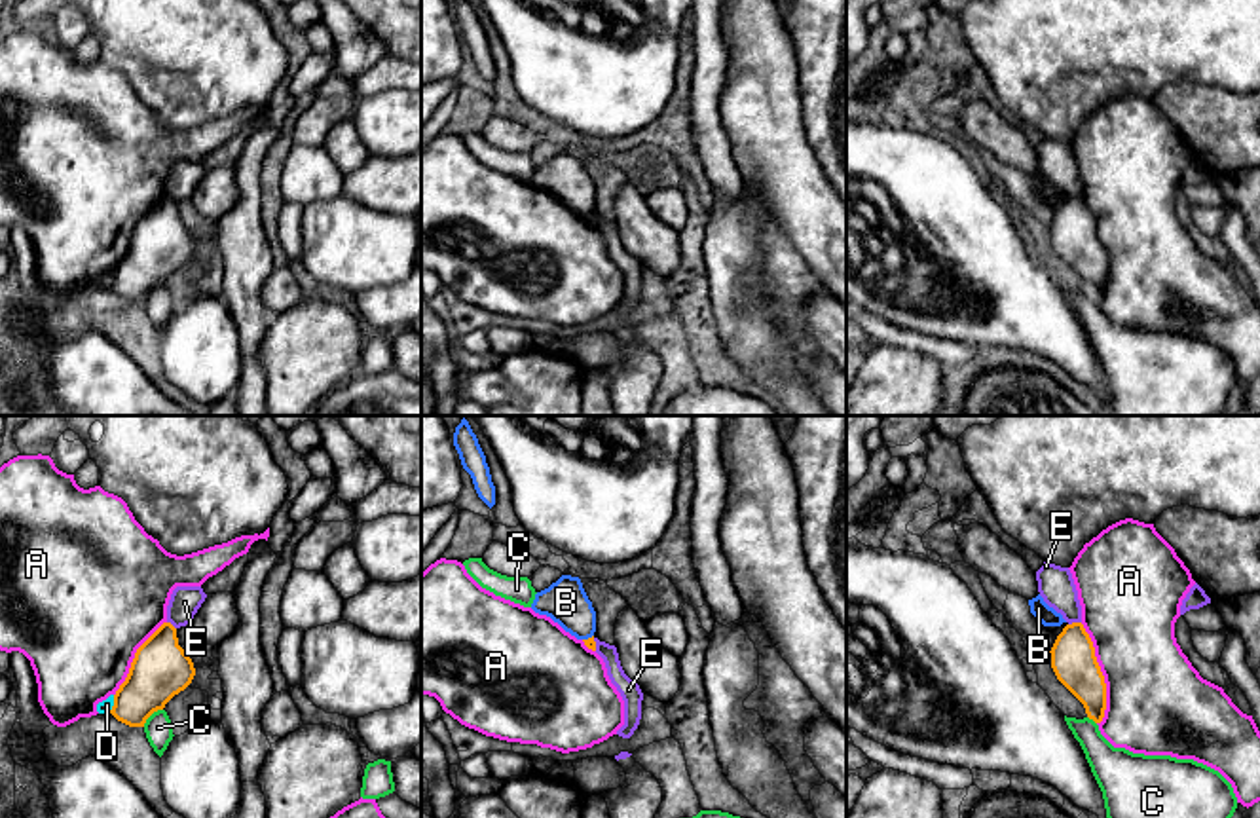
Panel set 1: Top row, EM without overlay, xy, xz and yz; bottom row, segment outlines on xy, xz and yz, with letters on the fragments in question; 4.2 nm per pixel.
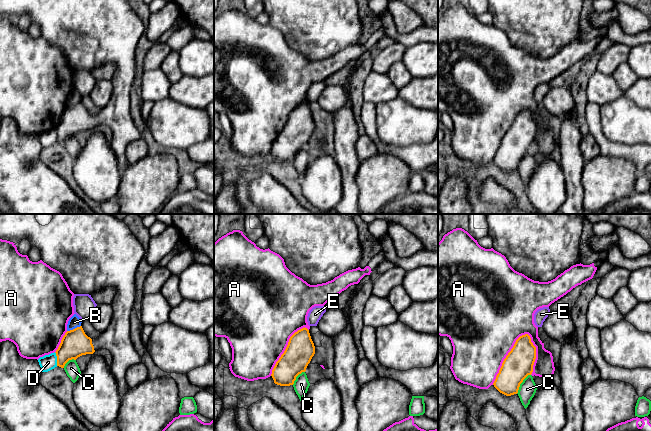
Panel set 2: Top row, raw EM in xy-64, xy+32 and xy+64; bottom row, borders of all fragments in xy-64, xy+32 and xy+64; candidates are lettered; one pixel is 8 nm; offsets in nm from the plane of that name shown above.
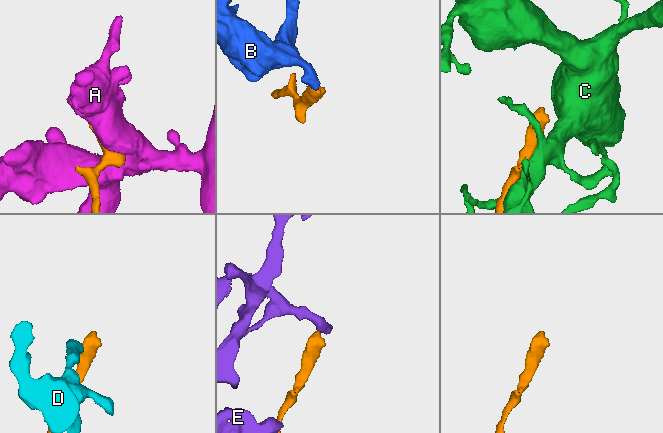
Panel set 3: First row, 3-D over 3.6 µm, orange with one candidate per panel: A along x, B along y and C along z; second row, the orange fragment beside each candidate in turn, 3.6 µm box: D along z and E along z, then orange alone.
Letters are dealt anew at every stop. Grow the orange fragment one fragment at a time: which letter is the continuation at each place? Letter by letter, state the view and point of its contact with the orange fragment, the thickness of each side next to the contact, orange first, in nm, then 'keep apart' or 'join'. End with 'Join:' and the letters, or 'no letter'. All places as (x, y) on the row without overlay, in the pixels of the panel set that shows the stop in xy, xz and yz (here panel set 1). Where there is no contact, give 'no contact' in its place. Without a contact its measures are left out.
A: yz (1101, 249) | 190/420 nm | keep apart
B: xz (589, 213) | 50/190 nm | keep apart
C: xy (150, 289) | 240/120 nm | keep apart
D: xy (114, 278) | 240/50 nm | keep apart
E: yz (1074, 198) | 190/160 nm | keep apart
Join: no letter

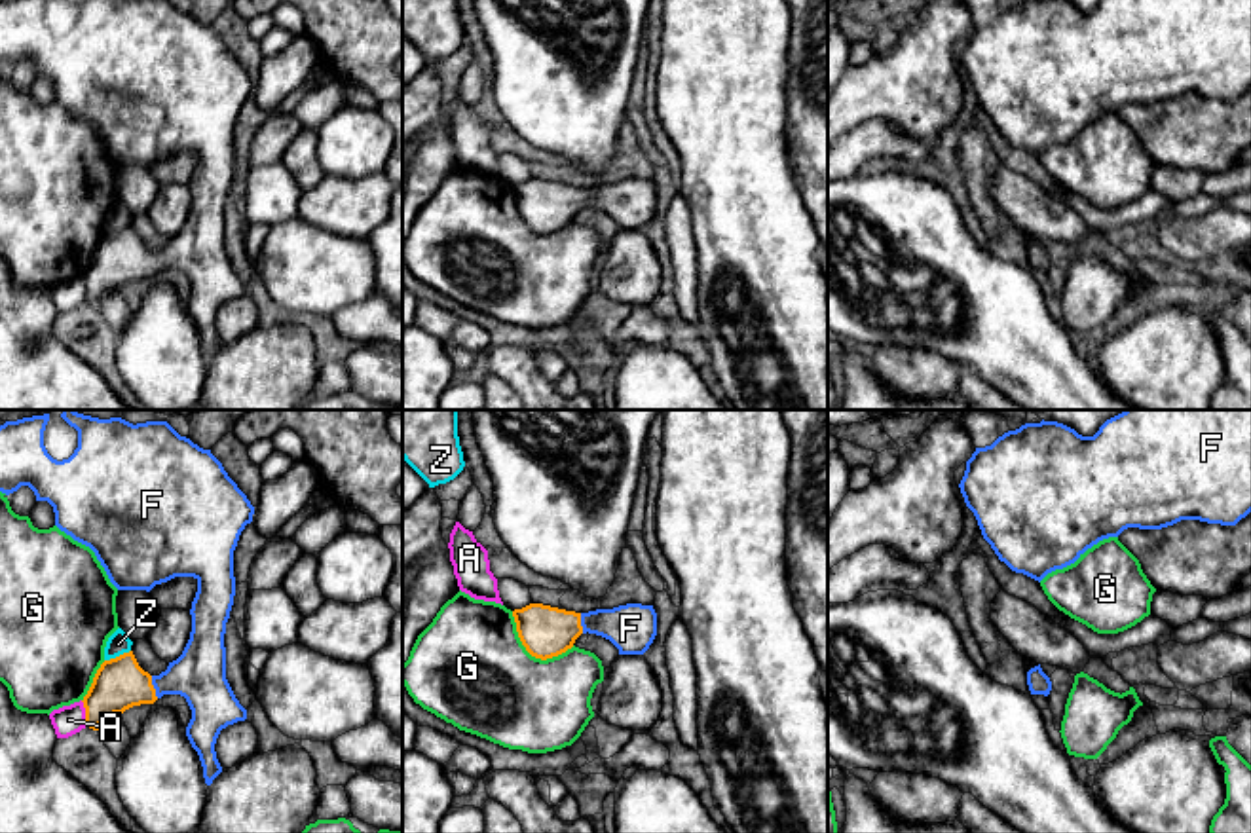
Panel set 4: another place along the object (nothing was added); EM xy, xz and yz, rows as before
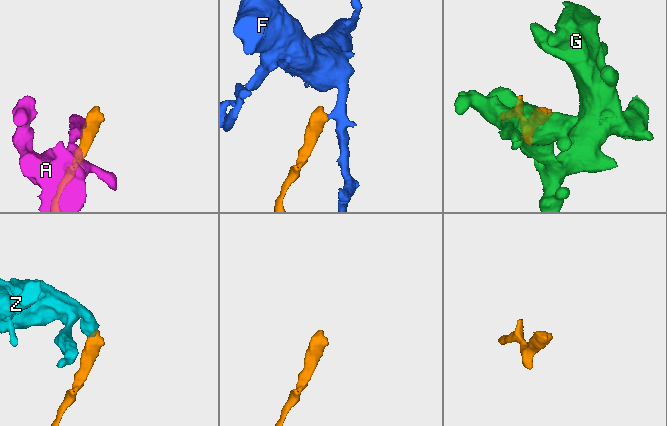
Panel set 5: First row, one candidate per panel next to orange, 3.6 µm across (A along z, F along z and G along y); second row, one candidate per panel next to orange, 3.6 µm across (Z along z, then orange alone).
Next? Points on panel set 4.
A: xy (86, 289) | 220/130 nm | keep apart
F: xy (152, 262) | 220/220 nm | join
G: xz (532, 230) | 220/460 nm | keep apart
Z: xy (116, 232) | 220/90 nm | keep apart
Join: F

